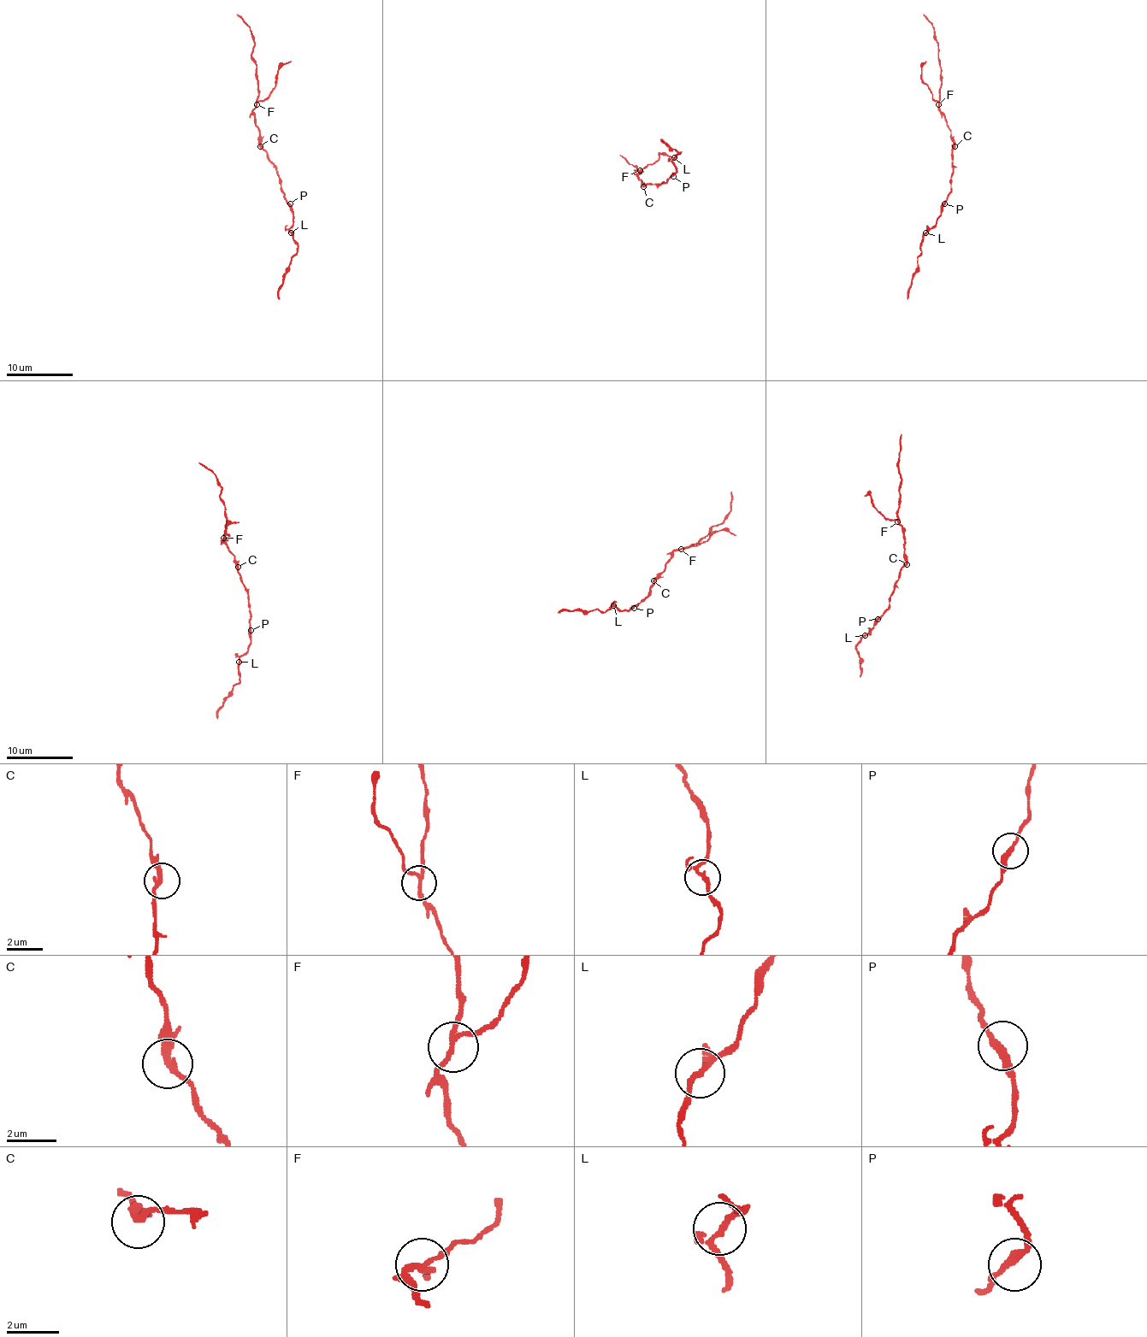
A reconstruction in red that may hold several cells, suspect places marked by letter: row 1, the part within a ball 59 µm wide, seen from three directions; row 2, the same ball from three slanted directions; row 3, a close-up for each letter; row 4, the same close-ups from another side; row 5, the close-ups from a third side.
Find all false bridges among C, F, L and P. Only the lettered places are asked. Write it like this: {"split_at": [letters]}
{"split_at": ["F"]}

